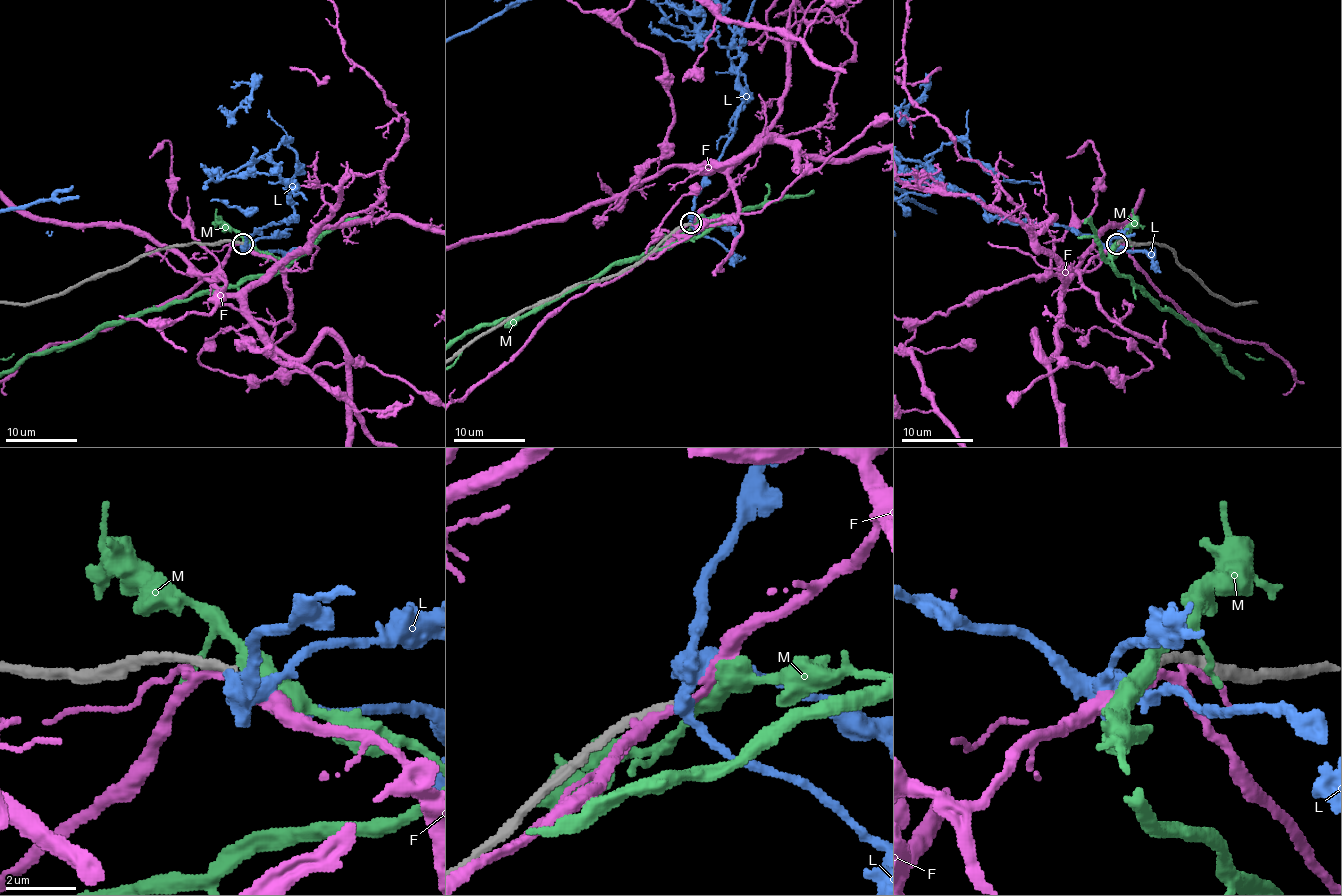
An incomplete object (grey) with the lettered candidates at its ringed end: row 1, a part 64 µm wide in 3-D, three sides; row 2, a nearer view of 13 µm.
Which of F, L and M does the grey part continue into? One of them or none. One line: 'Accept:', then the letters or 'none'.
Accept: none

